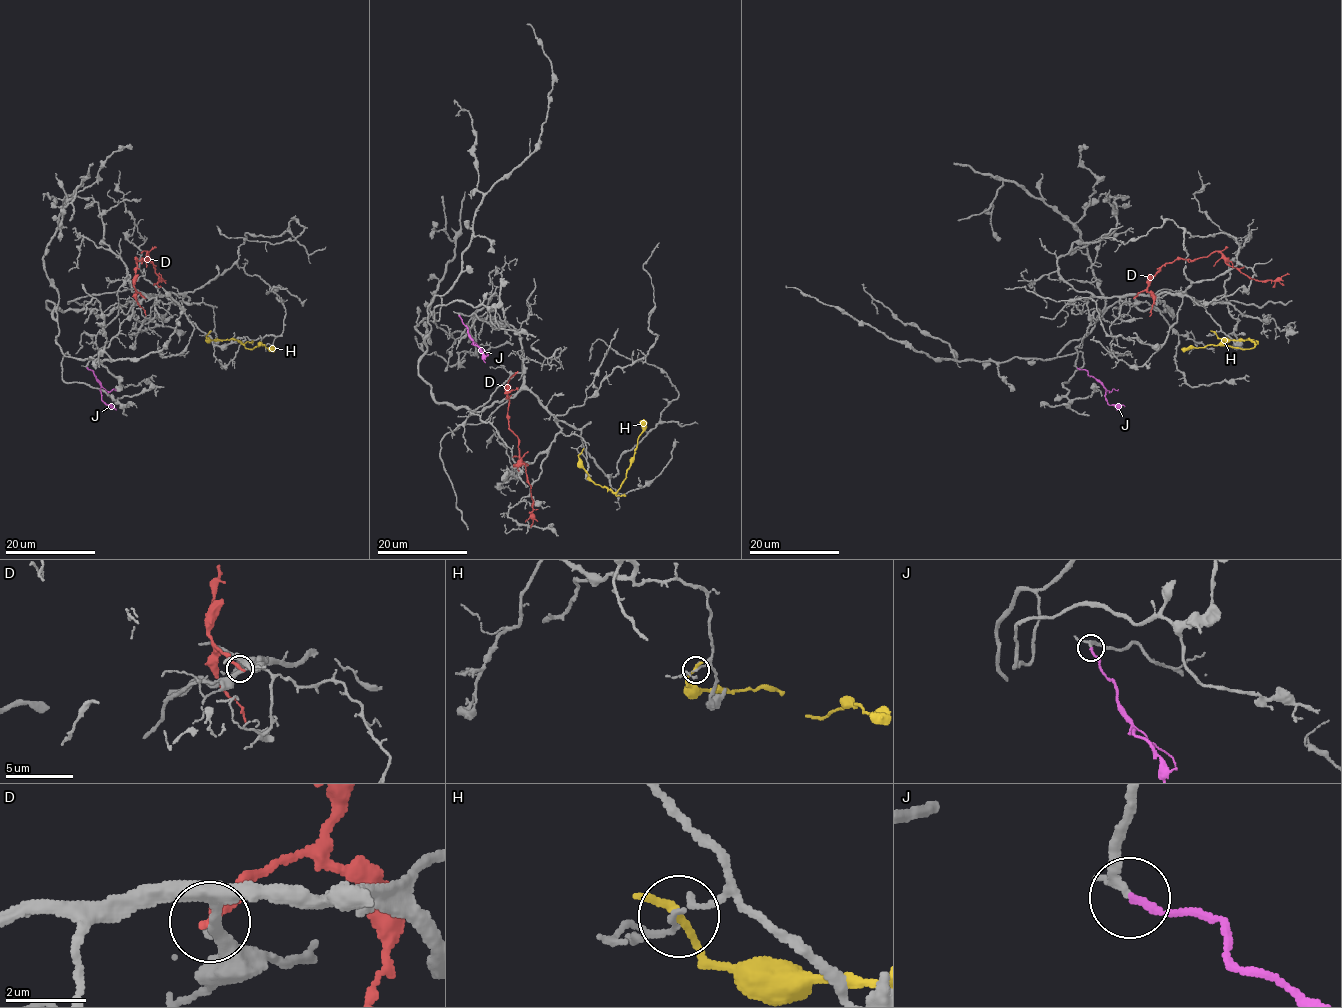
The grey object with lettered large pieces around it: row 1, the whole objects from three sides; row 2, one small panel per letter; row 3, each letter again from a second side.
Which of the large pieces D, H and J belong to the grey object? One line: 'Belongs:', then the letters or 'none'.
Belongs: J

